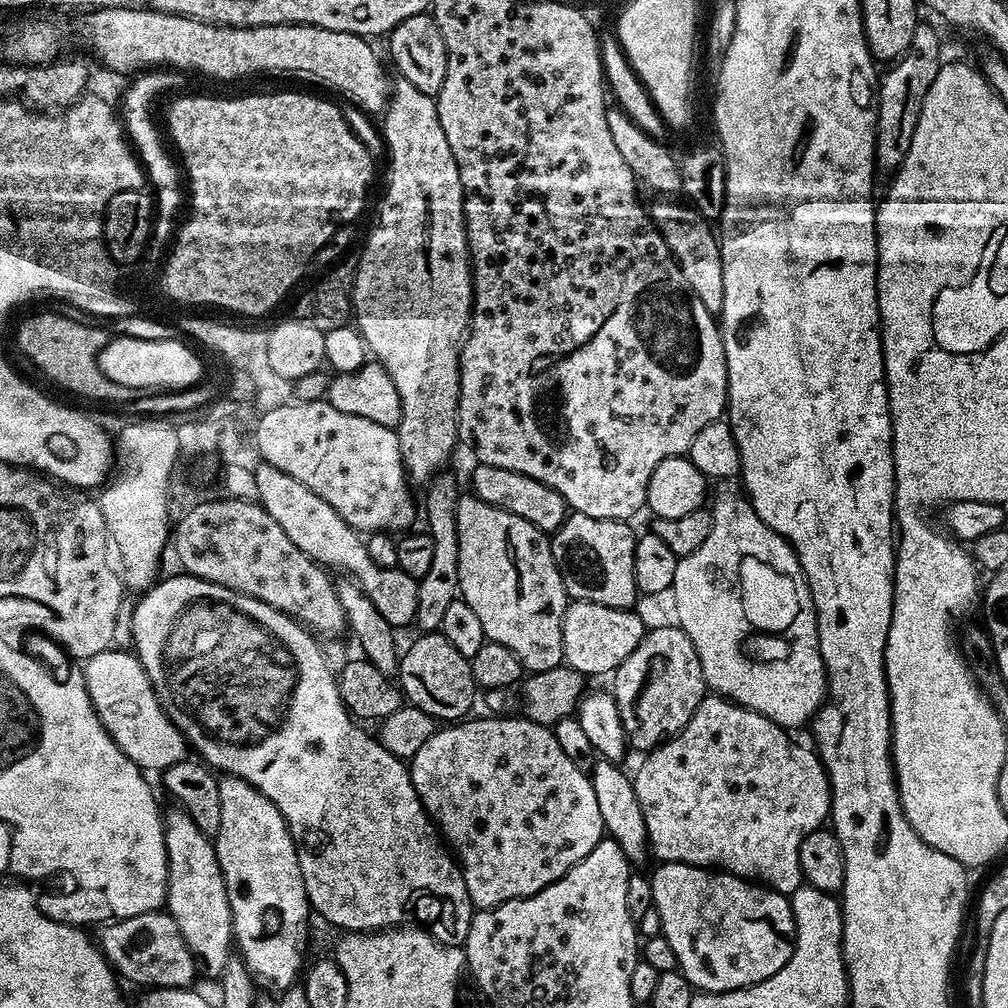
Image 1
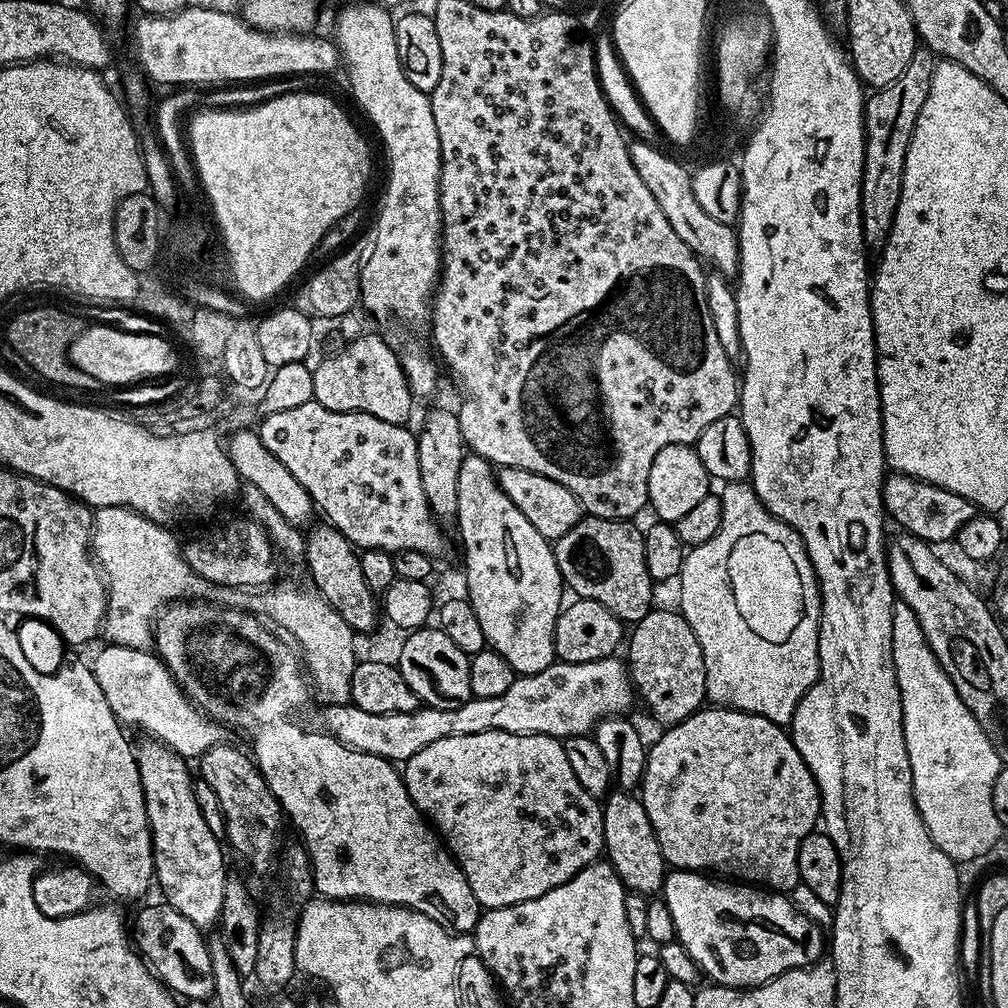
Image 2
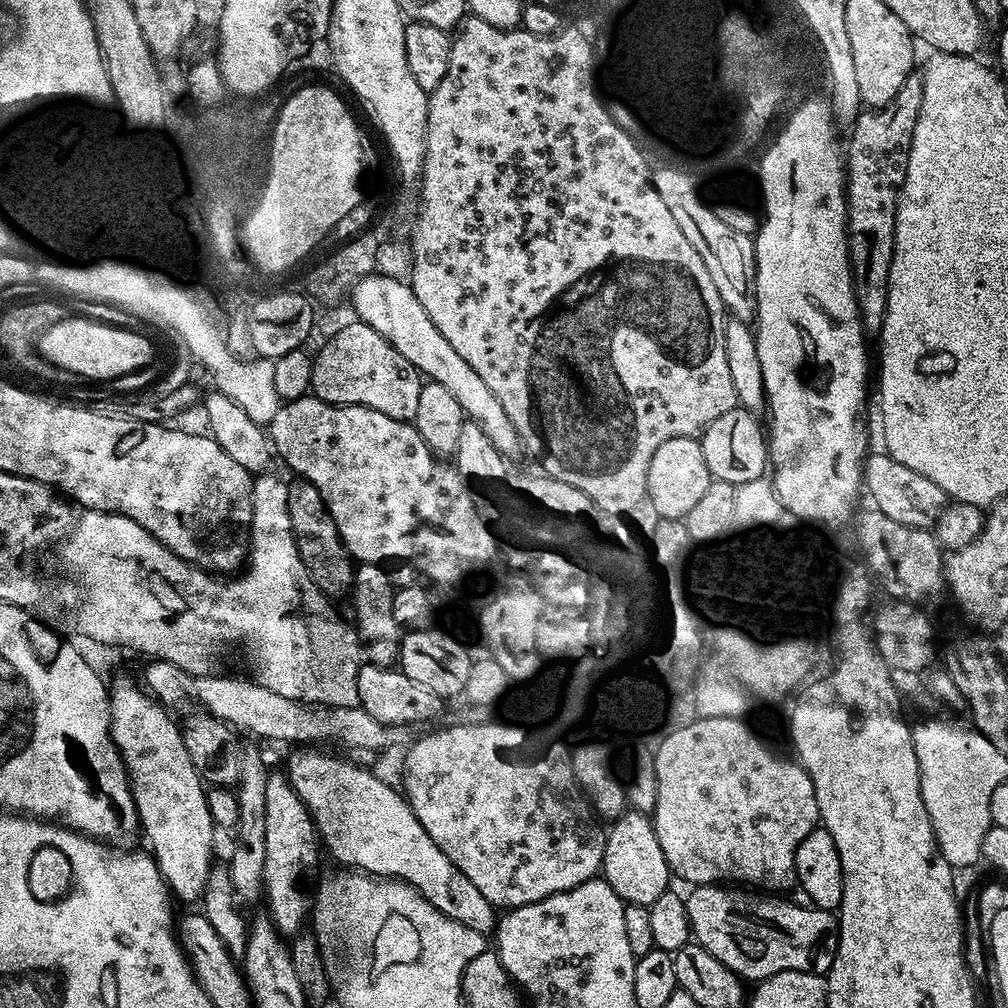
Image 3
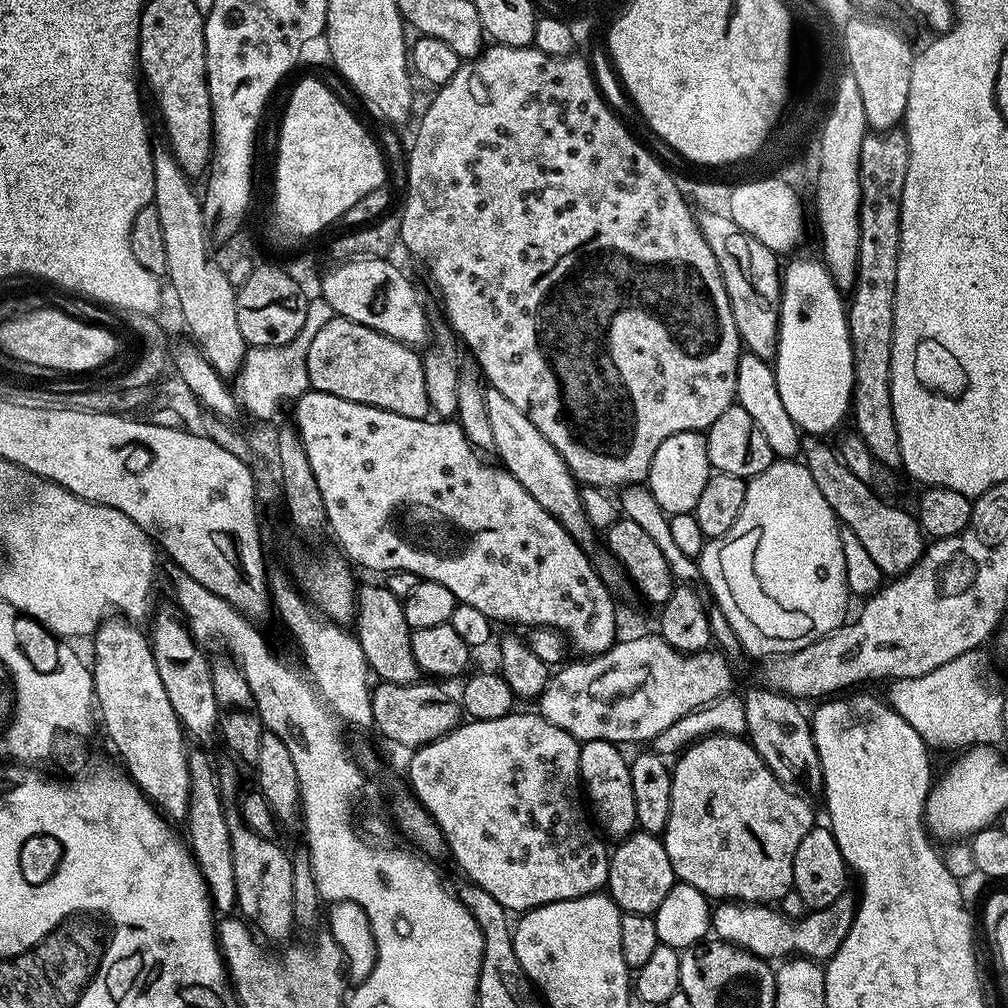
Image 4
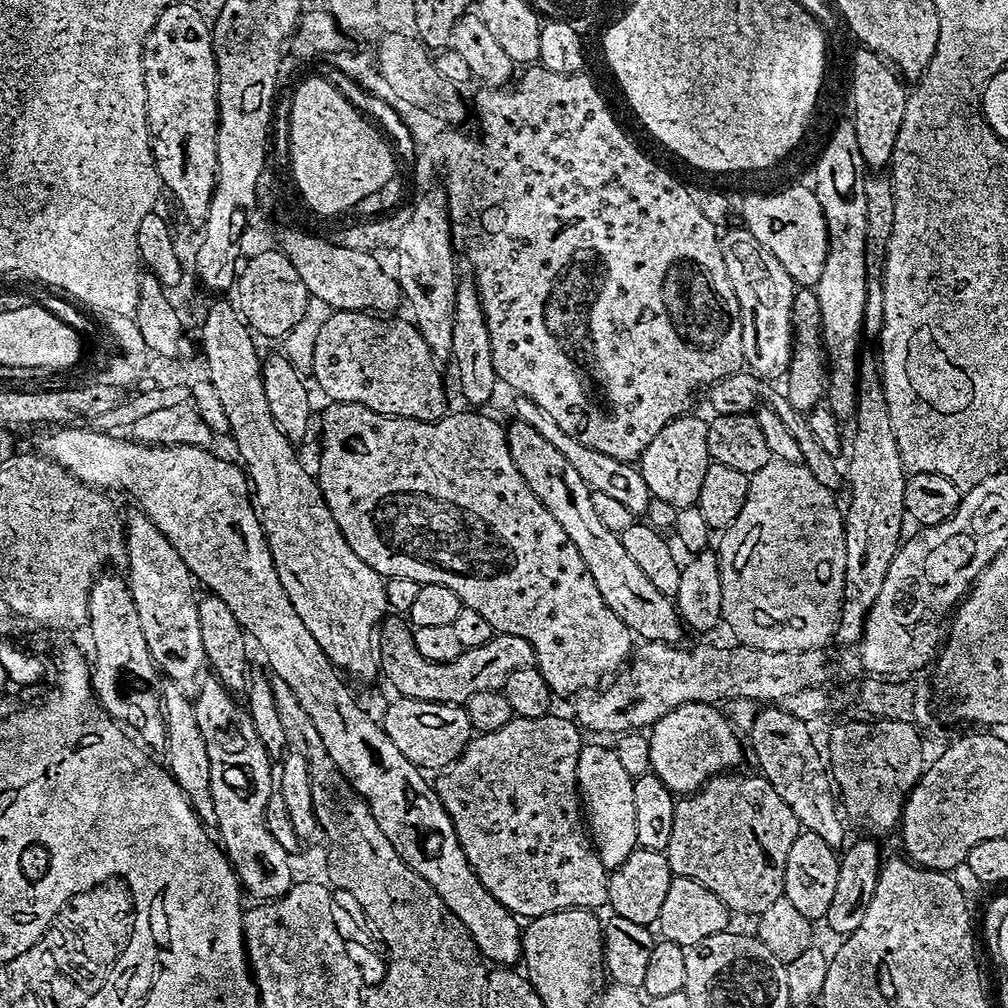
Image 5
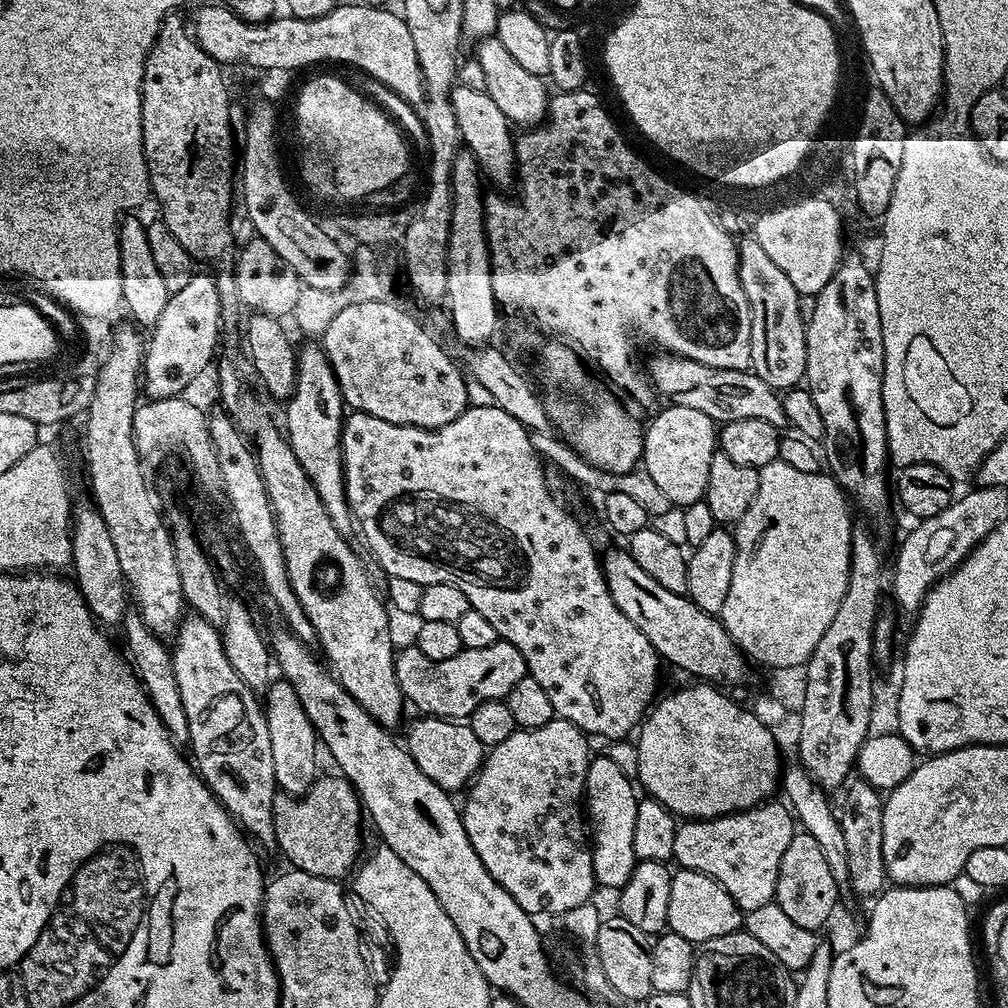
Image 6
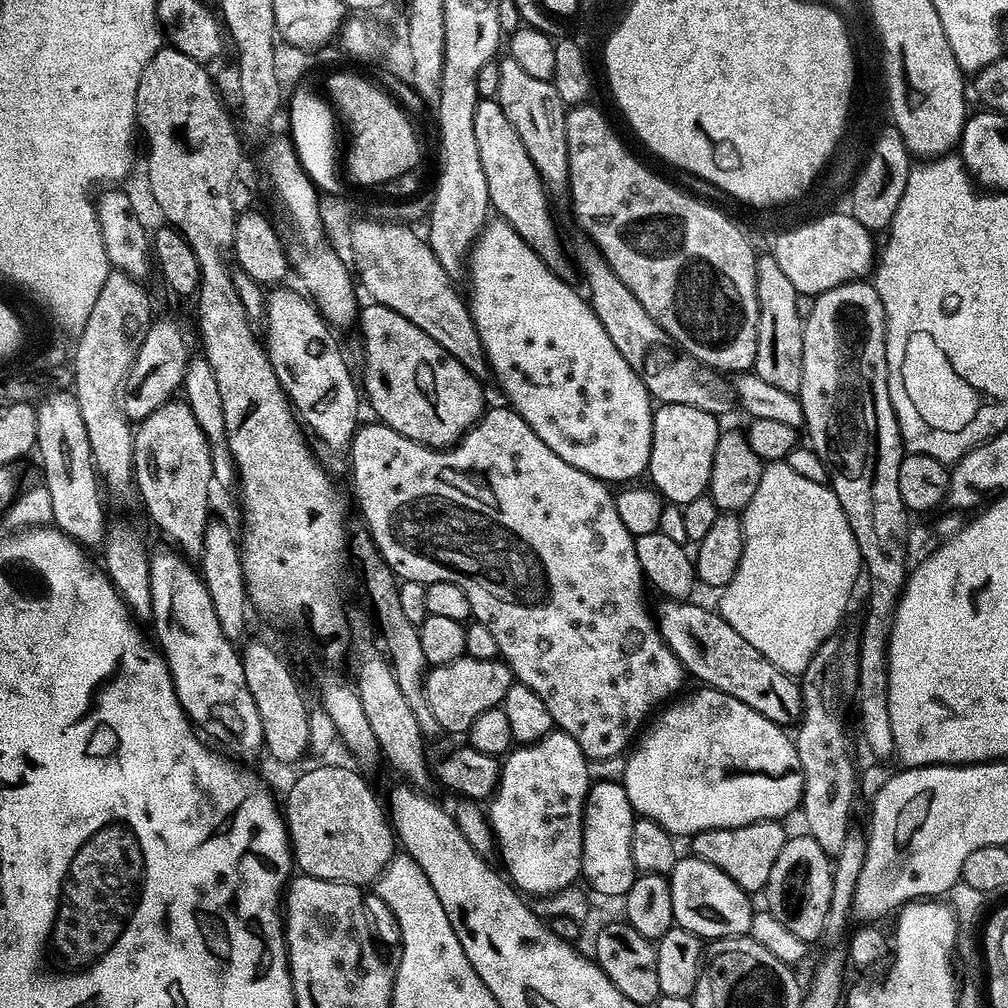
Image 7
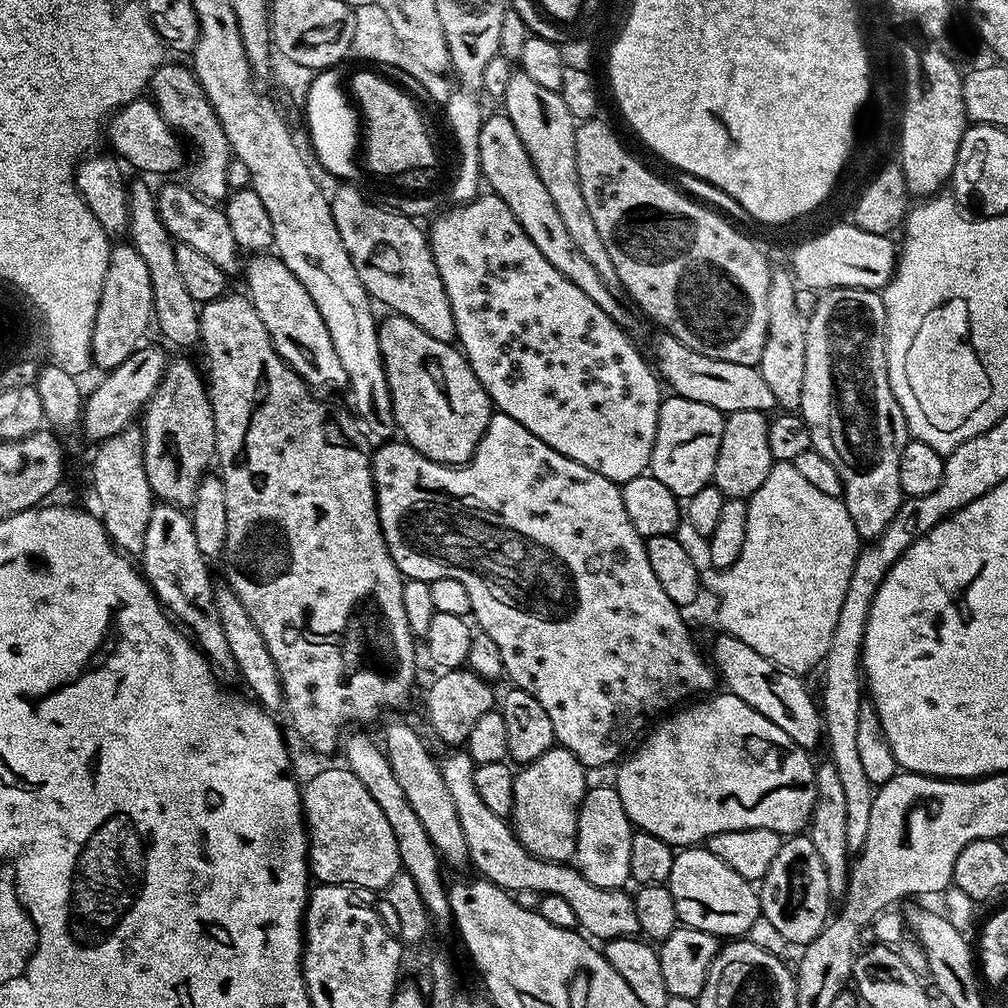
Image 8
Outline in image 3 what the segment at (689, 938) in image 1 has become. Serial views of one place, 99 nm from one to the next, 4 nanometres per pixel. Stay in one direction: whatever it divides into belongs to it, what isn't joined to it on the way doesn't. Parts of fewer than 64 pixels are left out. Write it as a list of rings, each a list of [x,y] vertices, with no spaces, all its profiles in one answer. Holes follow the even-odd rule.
[[[702,884],[691,889],[692,893],[687,893],[686,903],[688,906],[688,920],[692,923],[692,936],[695,943],[701,944],[722,966],[726,966],[734,975],[740,977],[745,982],[759,982],[769,980],[772,976],[783,977],[784,972],[800,972],[799,974],[827,974],[832,969],[832,960],[836,956],[836,944],[840,940],[838,931],[838,916],[835,911],[807,906],[803,903],[792,904],[788,898],[781,898],[776,894],[757,894],[752,890],[741,890],[736,886],[717,886],[715,884]]]

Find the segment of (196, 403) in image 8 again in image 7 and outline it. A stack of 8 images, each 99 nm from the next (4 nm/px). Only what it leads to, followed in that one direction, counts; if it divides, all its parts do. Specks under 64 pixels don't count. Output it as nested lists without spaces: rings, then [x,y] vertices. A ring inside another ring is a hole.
[[[182,400],[168,401],[139,423],[133,435],[133,473],[137,495],[155,526],[160,528],[170,540],[168,542],[172,543],[182,556],[190,560],[199,559],[205,528],[210,523],[208,498],[210,486],[213,487],[214,484],[214,476],[210,444],[189,404]]]

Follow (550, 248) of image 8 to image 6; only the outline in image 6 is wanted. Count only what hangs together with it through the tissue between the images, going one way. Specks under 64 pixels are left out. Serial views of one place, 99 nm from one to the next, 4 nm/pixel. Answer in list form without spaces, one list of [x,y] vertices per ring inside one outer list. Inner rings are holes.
[[[456,86],[451,91],[451,102],[463,147],[476,157],[481,173],[496,184],[508,184],[511,180],[513,183],[516,171],[514,128],[506,114],[498,110],[494,98],[486,91]]]

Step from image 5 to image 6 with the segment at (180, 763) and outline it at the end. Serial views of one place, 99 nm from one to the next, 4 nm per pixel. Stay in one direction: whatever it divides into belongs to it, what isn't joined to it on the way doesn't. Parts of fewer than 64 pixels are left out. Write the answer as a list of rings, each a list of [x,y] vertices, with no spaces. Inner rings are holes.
[[[139,614],[125,615],[122,629],[128,642],[126,656],[135,673],[148,693],[148,701],[154,706],[158,718],[166,726],[177,745],[184,746],[189,743],[190,722],[186,720],[186,709],[182,706],[182,694],[178,690],[178,678],[174,678],[174,664],[169,645],[161,637],[155,636],[148,628],[144,619]]]

